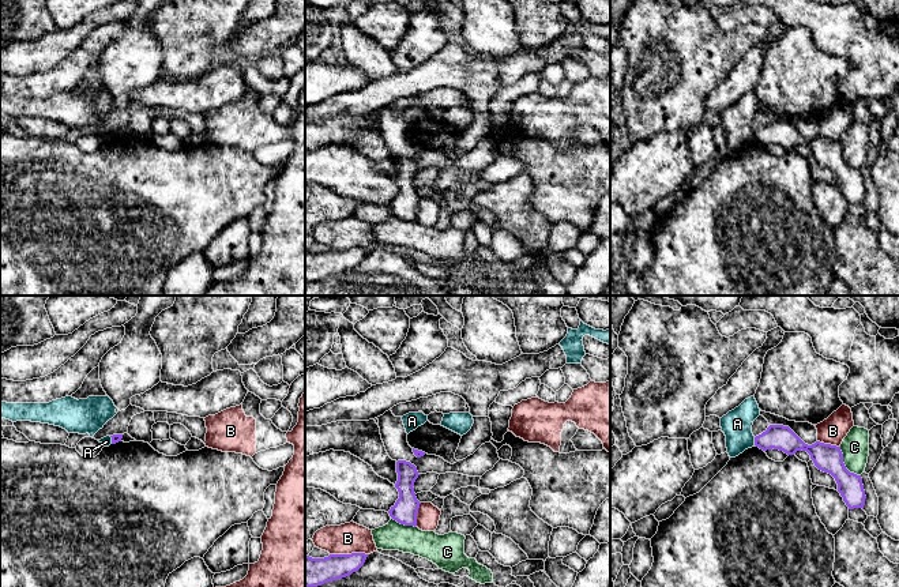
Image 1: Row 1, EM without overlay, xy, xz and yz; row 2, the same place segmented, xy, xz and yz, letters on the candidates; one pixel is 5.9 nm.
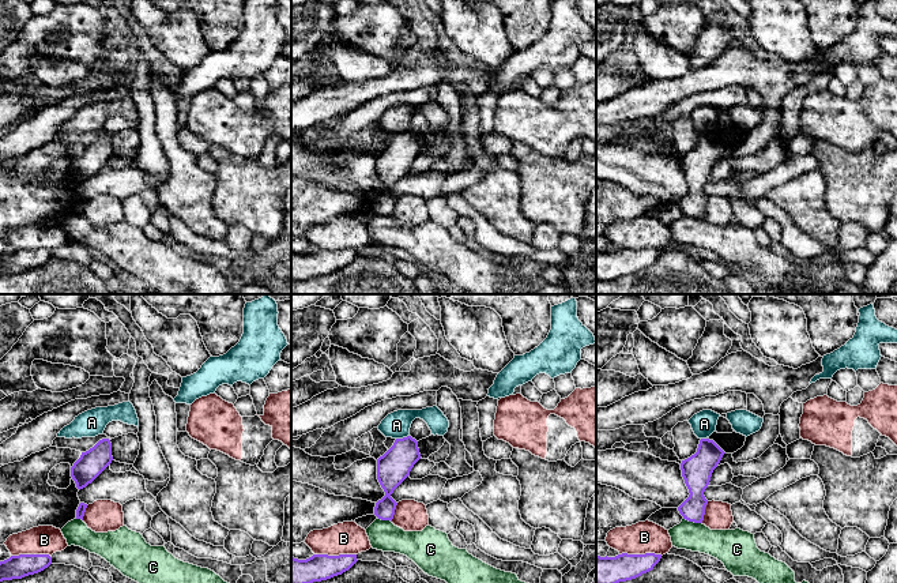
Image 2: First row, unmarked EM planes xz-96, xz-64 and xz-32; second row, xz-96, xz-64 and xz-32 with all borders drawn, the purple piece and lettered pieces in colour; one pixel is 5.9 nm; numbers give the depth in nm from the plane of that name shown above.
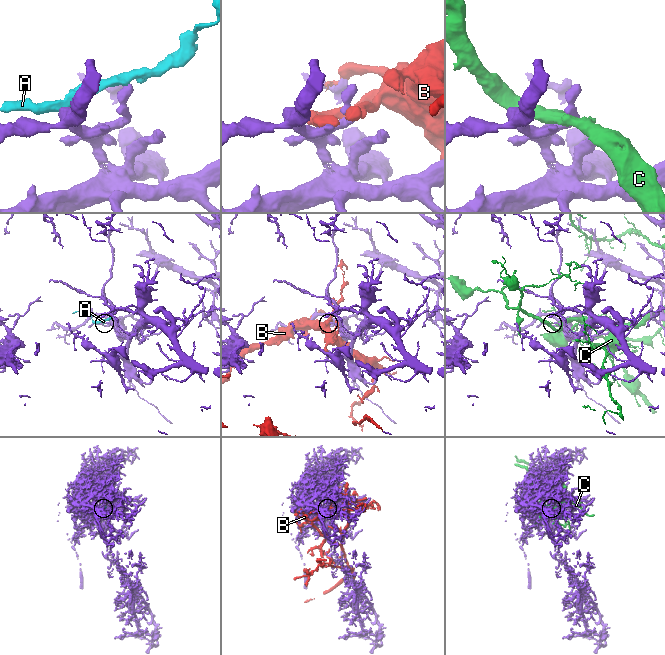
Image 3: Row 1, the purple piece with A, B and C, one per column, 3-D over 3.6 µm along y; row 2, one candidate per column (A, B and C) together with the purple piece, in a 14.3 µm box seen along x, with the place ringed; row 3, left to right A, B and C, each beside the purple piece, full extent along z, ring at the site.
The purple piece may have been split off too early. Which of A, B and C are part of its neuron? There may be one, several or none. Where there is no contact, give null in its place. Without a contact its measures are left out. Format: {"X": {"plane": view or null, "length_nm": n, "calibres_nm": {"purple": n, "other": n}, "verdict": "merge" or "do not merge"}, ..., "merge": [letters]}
{"A": {"plane": "yz", "length_nm": 50, "calibres_nm": {"purple": 150, "other": 180}, "verdict": "do not merge"}, "B": {"plane": "xz", "length_nm": 220, "calibres_nm": {"purple": 180, "other": 180}, "verdict": "do not merge"}, "C": {"plane": "yz", "length_nm": 220, "calibres_nm": {"purple": 160, "other": 160}, "verdict": "do not merge"}, "merge": []}

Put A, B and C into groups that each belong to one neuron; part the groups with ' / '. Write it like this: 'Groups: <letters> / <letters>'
Groups: A / B / C

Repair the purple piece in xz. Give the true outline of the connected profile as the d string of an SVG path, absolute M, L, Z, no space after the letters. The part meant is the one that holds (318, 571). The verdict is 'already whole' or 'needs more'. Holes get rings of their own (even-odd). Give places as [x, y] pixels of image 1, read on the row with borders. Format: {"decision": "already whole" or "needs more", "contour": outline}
{"decision": "already whole", "contour": "M305 554L305 587L317 587L338 580L358 571L368 554L330 554L324 558L312 558Z"}

